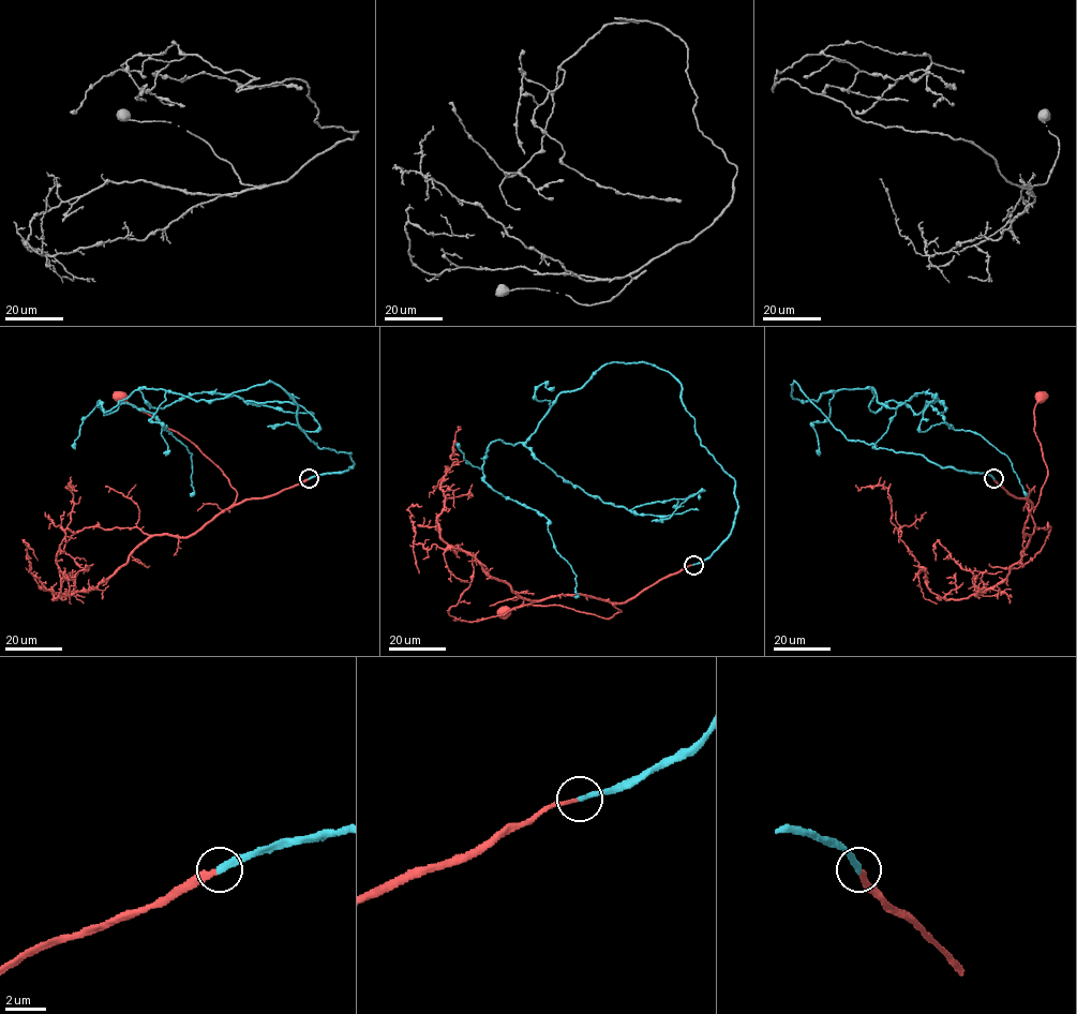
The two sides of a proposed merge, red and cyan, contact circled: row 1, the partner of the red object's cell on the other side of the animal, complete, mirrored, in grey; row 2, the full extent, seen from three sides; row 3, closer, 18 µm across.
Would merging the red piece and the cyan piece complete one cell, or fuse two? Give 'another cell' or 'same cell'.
same cell

